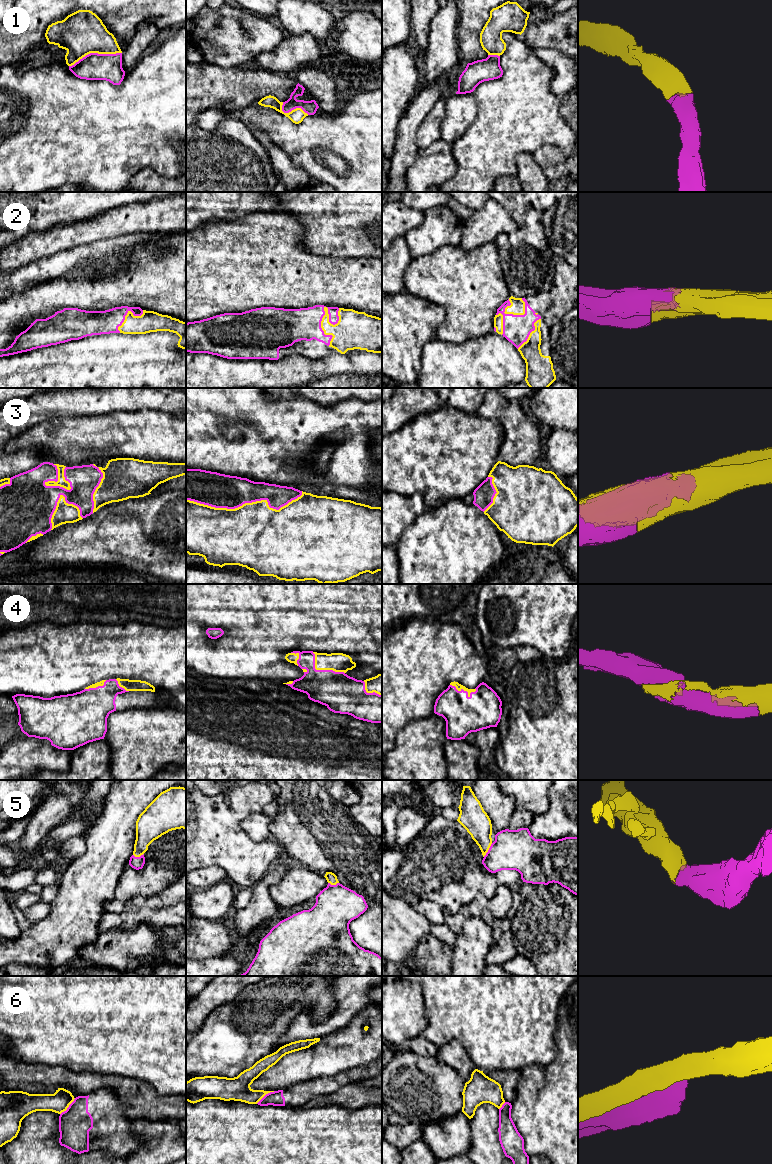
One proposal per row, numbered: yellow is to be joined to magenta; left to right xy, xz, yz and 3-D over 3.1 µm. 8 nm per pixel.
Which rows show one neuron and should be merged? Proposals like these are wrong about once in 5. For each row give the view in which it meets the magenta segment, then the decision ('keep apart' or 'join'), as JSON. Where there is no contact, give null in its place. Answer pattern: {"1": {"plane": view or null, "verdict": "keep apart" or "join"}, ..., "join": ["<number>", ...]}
{"1": {"plane": "xy", "verdict": "join"}, "2": {"plane": "xz", "verdict": "join"}, "3": {"plane": "xz", "verdict": "join"}, "4": {"plane": "xz", "verdict": "join"}, "5": {"plane": "yz", "verdict": "join"}, "6": {"plane": "xy", "verdict": "keep apart"}, "join": ["1", "2", "3", "4", "5"]}

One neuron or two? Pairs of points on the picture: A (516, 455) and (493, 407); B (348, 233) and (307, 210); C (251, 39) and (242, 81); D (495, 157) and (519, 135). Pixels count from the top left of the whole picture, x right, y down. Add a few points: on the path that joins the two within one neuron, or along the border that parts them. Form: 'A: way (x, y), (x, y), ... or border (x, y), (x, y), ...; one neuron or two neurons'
A: way (516, 443), (516, 428), (505, 417); one neuron
B: way (338, 223), (325, 210), (317, 210); one neuron
C: border (216, 65), (222, 67), (240, 66); two neurons
D: way (501, 151), (513, 139); one neuron

